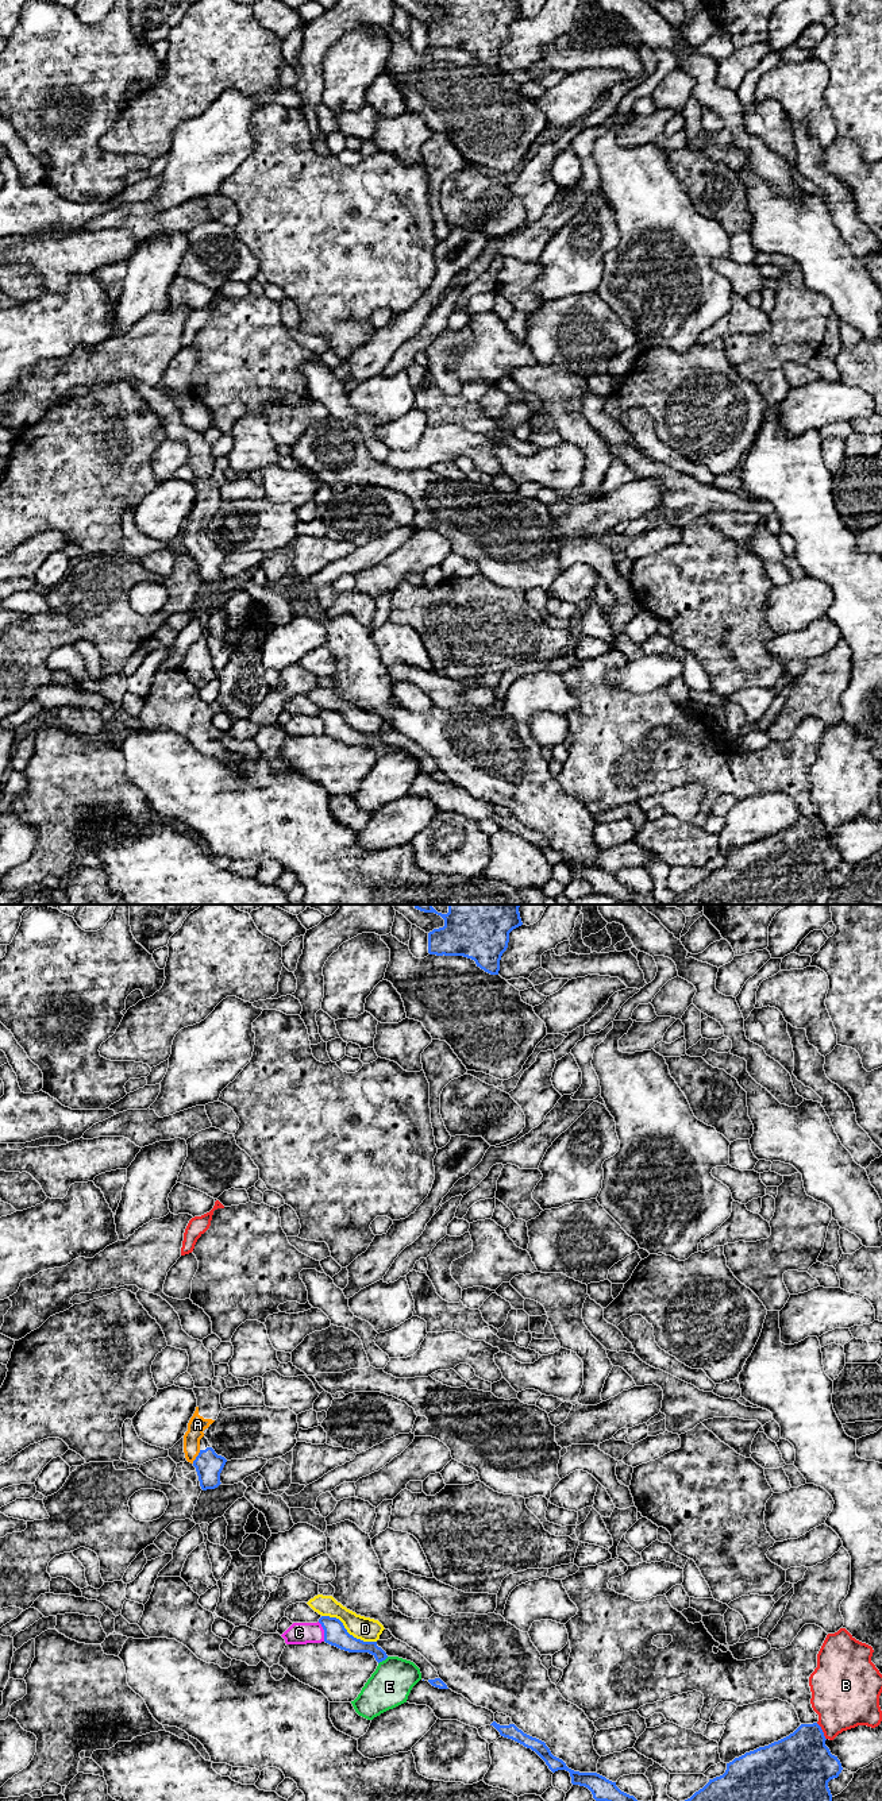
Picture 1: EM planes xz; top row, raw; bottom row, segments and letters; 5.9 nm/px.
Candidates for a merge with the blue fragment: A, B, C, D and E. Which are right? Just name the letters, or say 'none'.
A

